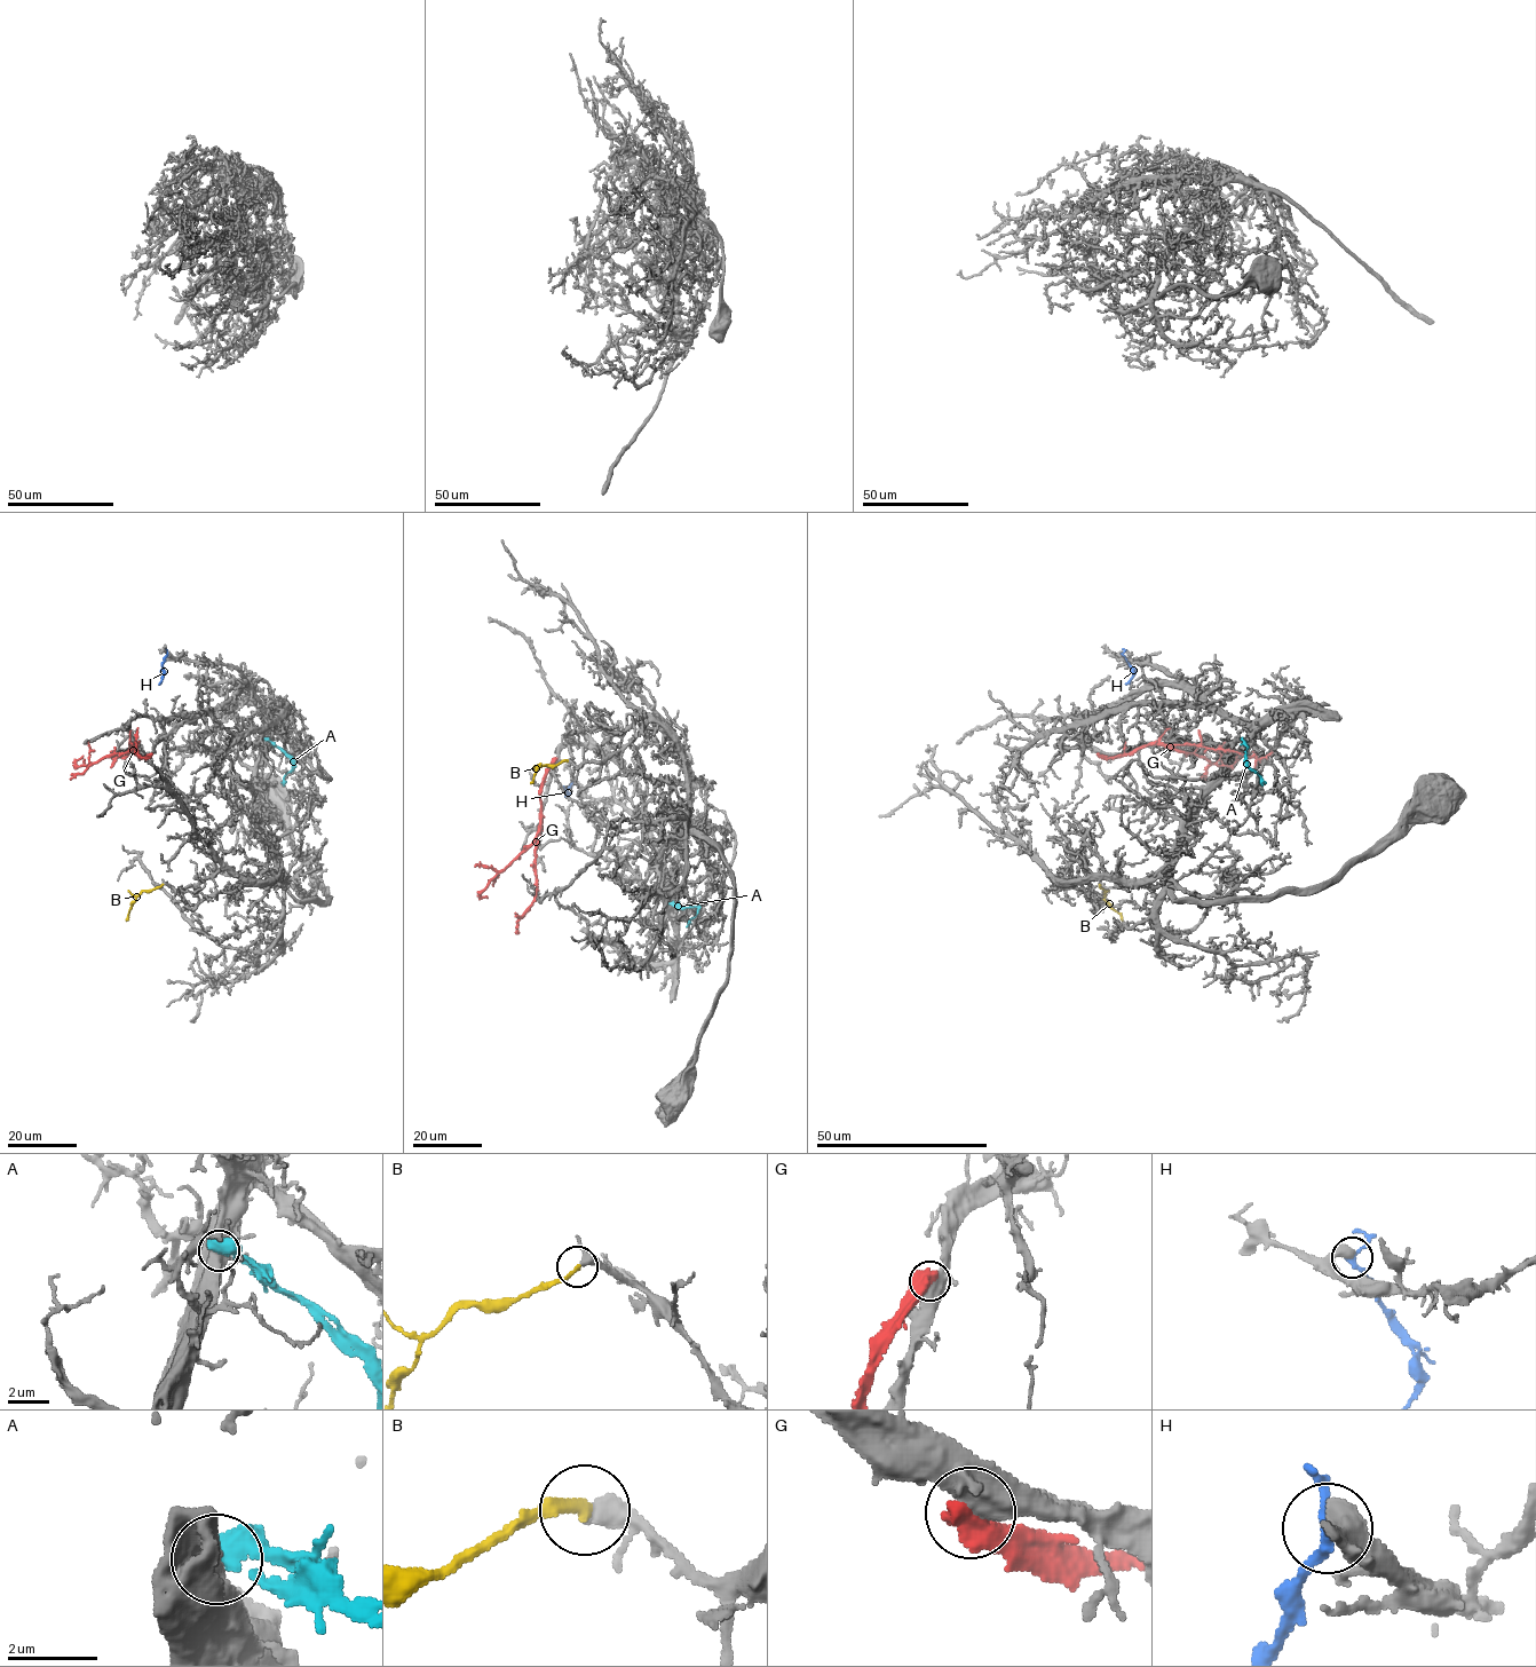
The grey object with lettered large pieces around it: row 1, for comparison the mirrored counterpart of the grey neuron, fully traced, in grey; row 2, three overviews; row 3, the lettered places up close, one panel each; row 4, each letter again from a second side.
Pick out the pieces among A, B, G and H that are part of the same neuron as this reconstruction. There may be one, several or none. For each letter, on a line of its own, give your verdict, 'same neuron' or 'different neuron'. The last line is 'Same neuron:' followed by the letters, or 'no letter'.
A: different neuron
B: same neuron
G: different neuron
H: same neuron
Same neuron: B, H

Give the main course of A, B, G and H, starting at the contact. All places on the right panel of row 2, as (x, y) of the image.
A: (1243, 740), (1246, 763), (1266, 783)
B: (1100, 884), (1108, 903), (1122, 921)
G: (1099, 753), (1111, 757), (1153, 744), (1201, 745), (1258, 759), (1272, 752)
H: (1122, 654), (1132, 670), (1132, 677), (1125, 684)

